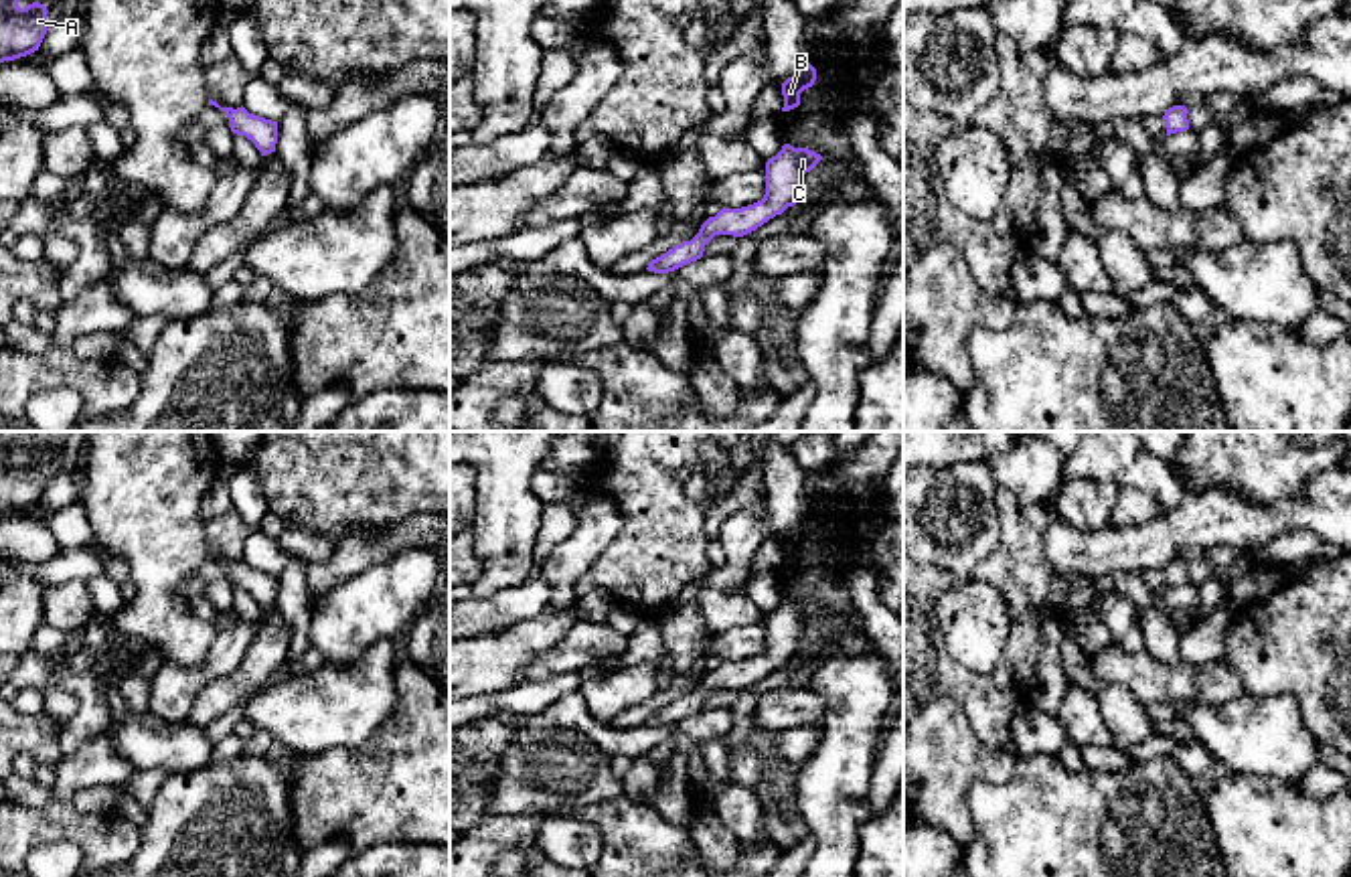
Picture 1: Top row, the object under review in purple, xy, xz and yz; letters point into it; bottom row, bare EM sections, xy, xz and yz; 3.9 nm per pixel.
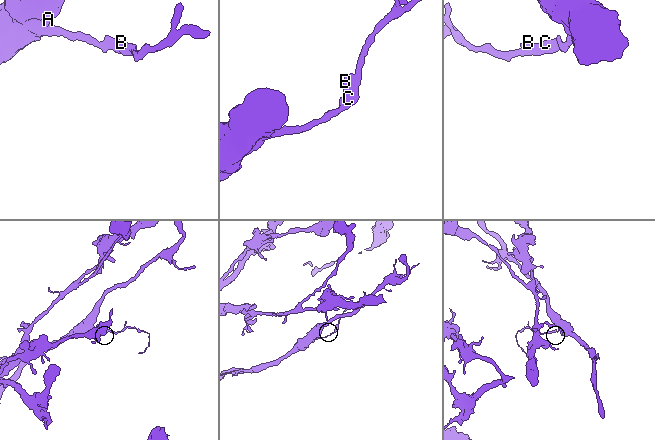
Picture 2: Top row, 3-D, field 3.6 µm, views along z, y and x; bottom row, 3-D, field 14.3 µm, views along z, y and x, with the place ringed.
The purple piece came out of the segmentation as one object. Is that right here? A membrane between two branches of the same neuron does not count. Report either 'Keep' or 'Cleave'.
Keep

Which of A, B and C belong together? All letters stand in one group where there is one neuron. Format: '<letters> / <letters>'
A B C

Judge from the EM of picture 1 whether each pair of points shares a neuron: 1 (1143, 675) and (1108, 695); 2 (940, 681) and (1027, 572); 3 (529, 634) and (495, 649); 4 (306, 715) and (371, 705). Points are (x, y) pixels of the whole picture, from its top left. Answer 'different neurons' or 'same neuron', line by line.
1: different neurons
2: same neuron
3: same neuron
4: same neuron

